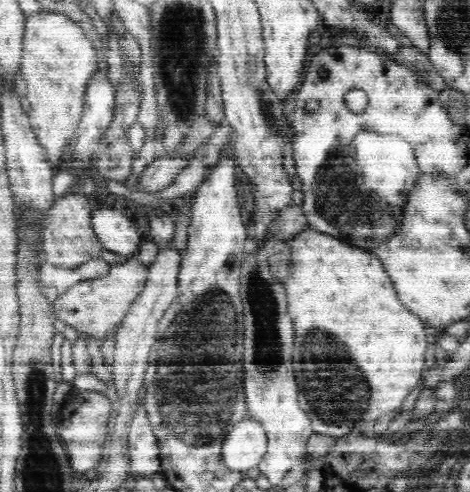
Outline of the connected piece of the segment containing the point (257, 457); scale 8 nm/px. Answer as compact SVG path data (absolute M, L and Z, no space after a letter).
M247 415L236 423L224 444L226 464L234 470L248 470L256 466L266 454L269 433L265 424L256 416Z

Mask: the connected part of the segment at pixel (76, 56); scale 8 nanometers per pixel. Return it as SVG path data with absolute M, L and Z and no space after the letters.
M43 10L26 19L24 45L21 76L26 84L26 97L23 102L38 140L50 154L50 163L59 168L64 150L82 118L86 91L96 79L98 45L78 22L60 12Z

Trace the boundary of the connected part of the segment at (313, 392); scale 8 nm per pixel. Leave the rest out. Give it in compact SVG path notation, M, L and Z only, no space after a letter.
M304 230L300 235L297 235L292 239L291 245L291 260L290 270L287 278L284 280L286 293L288 294L288 311L290 316L294 318L293 325L296 328L295 332L295 356L294 356L294 370L296 370L296 382L298 382L298 400L300 400L300 406L302 410L308 410L312 416L316 416L316 420L312 418L311 430L312 433L318 436L326 437L340 437L344 433L354 430L363 424L372 424L382 414L394 411L399 408L404 402L404 398L410 394L410 391L418 384L421 379L420 374L424 370L424 354L426 348L428 348L428 340L426 333L424 333L425 326L422 325L422 321L412 314L409 310L406 310L400 300L396 298L396 292L392 288L392 282L386 274L386 270L382 268L380 260L376 260L372 254L368 252L362 252L358 248L350 248L342 242L338 242L336 238L330 238L330 236L322 236L314 230Z

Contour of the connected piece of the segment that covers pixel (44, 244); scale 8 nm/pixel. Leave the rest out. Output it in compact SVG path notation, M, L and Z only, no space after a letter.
M71 193L56 198L50 209L48 228L42 233L41 250L44 260L63 268L77 267L88 260L98 259L104 249L93 228L93 212L85 194Z

